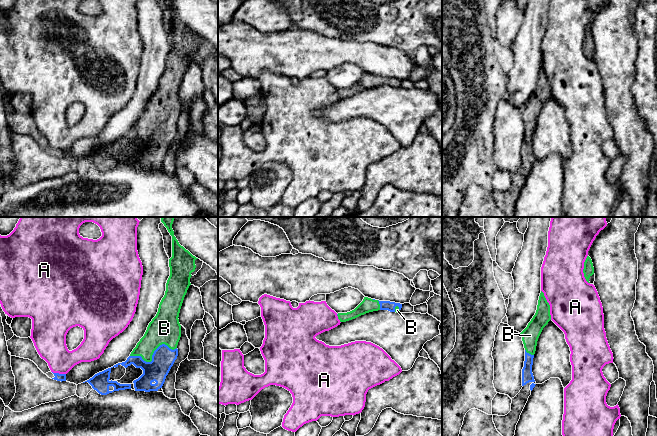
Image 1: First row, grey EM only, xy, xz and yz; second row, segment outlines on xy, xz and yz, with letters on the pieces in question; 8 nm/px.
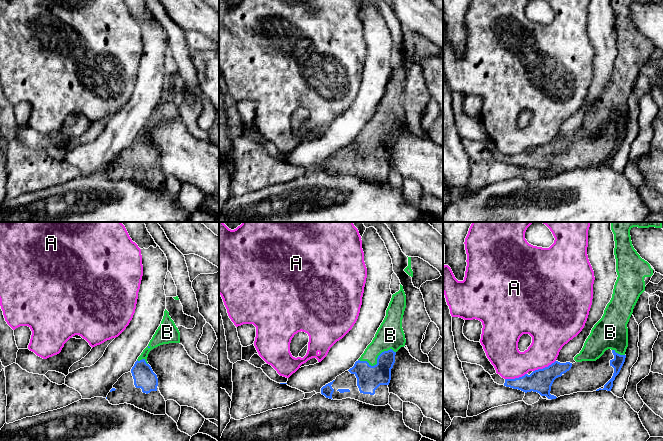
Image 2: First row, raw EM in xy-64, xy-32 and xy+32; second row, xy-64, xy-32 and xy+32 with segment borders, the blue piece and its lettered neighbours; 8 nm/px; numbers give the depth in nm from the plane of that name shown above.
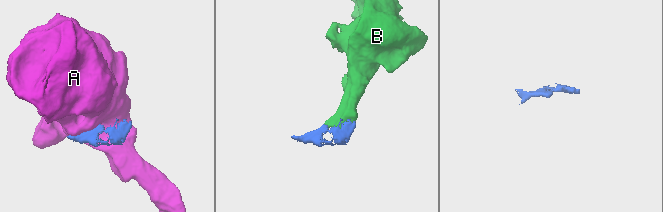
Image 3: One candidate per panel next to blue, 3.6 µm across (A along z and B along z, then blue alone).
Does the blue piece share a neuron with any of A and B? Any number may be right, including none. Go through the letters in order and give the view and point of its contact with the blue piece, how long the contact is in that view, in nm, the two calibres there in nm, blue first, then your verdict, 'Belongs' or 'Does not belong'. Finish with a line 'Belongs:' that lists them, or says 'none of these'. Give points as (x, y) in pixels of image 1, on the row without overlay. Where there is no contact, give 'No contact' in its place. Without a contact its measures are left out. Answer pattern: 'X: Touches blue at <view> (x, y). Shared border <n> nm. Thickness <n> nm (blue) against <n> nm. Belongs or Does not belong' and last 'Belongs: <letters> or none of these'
A: Touches blue at xy (58, 149). Shared border 110 nm. Thickness 60 nm (blue) against 260 nm. Does not belong
B: Touches blue at xy (152, 131). Shared border 380 nm. Thickness 190 nm (blue) against 240 nm. Belongs
Belongs: B

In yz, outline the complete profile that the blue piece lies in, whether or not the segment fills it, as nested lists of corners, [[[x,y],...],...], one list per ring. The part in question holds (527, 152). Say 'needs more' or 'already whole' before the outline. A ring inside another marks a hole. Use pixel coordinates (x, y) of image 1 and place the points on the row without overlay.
needs more | [[[541,67],[537,86],[527,103],[520,109],[525,124],[525,137],[522,145],[522,165],[512,174],[511,187],[505,192],[493,191],[497,207],[507,216],[514,217],[516,201],[528,177],[531,167],[536,161],[532,149],[533,134],[538,114],[543,104],[551,96],[550,81]]]

